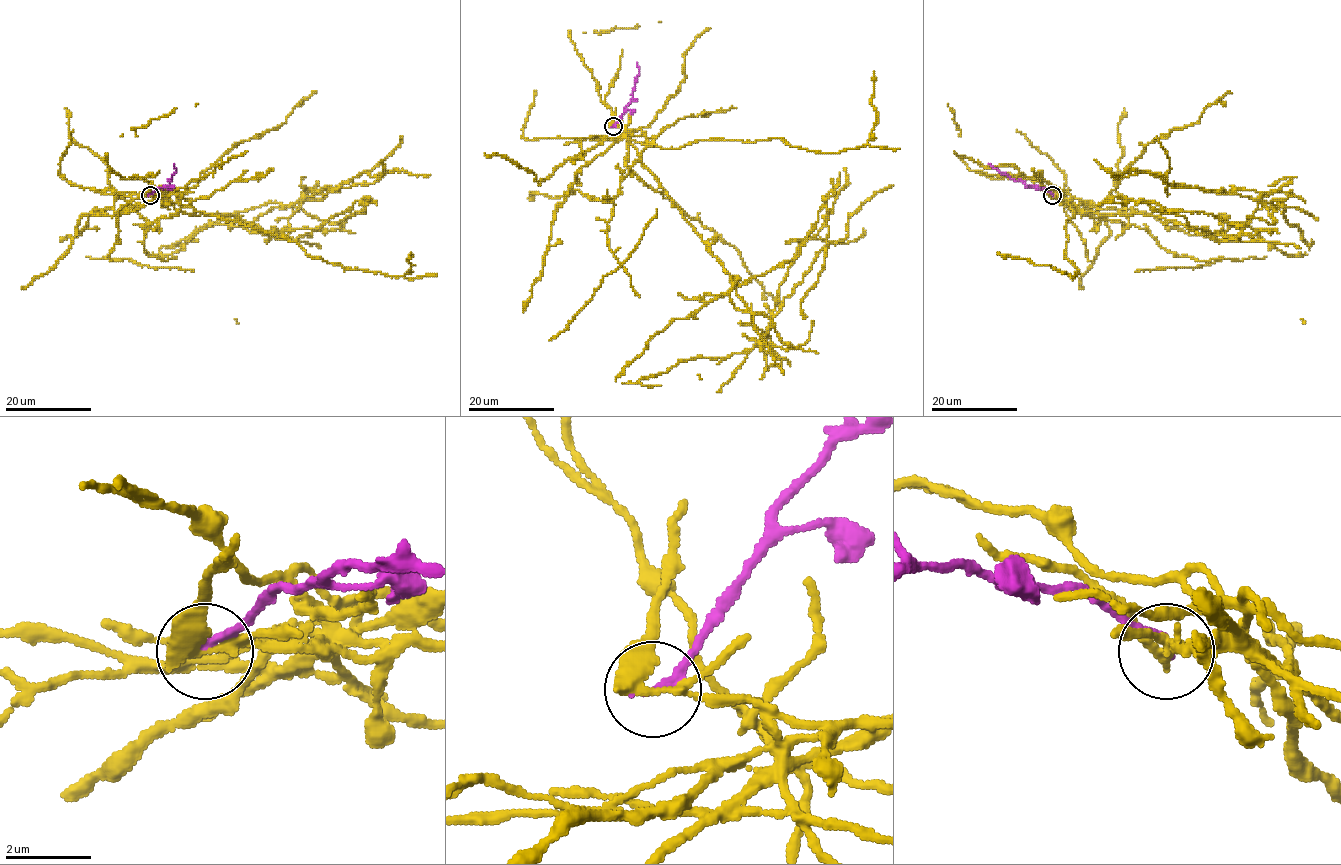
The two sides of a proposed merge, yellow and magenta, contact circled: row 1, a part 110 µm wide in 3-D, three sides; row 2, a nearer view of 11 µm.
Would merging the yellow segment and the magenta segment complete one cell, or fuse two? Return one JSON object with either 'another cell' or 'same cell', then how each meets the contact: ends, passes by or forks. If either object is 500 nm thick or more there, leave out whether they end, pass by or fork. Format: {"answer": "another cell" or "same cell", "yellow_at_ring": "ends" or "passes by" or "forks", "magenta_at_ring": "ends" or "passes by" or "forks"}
{"answer": "another cell", "yellow_at_ring": "forks", "magenta_at_ring": "ends"}

